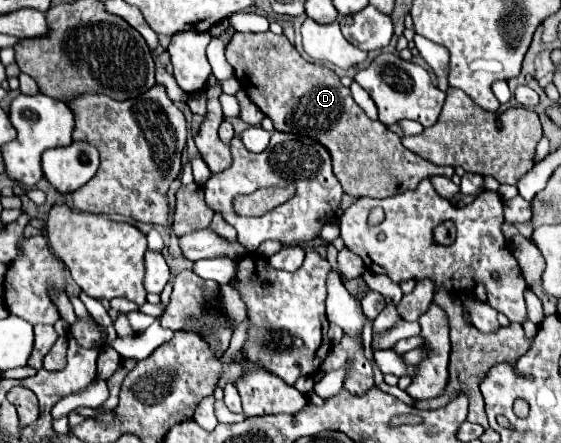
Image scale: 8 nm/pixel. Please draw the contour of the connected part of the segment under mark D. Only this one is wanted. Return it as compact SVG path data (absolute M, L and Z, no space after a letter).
M235 32L225 54L235 68L239 84L245 84L241 88L259 110L273 120L275 130L305 134L327 146L333 158L333 174L341 182L345 194L357 198L385 198L399 194L417 186L417 182L413 182L417 170L435 166L407 150L401 144L401 138L379 120L369 120L351 98L349 88L339 82L339 76L321 64L307 62L285 34Z

